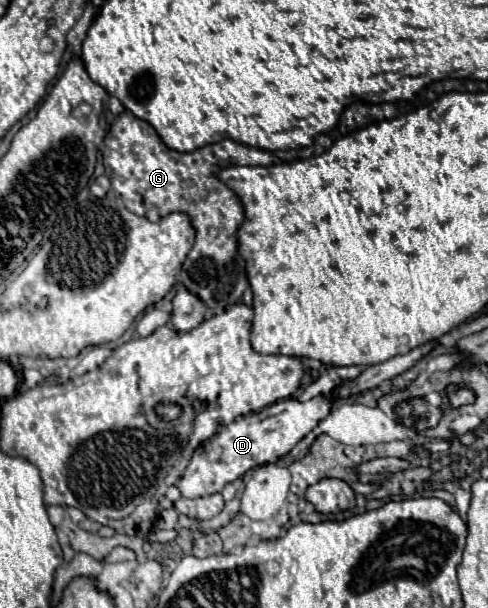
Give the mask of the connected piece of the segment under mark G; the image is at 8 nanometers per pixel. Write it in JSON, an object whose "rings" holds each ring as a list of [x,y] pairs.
{"rings":[[[125,111],[113,121],[113,127],[105,137],[103,161],[105,175],[109,177],[113,191],[129,211],[153,221],[173,211],[183,211],[191,217],[197,237],[181,269],[183,285],[203,299],[209,309],[223,311],[241,301],[241,295],[249,285],[245,259],[239,253],[237,239],[237,231],[245,221],[245,211],[239,195],[219,179],[219,171],[231,165],[267,167],[271,161],[281,163],[281,159],[269,151],[249,147],[233,139],[205,145],[193,153],[177,153],[161,143],[149,123]]]}

